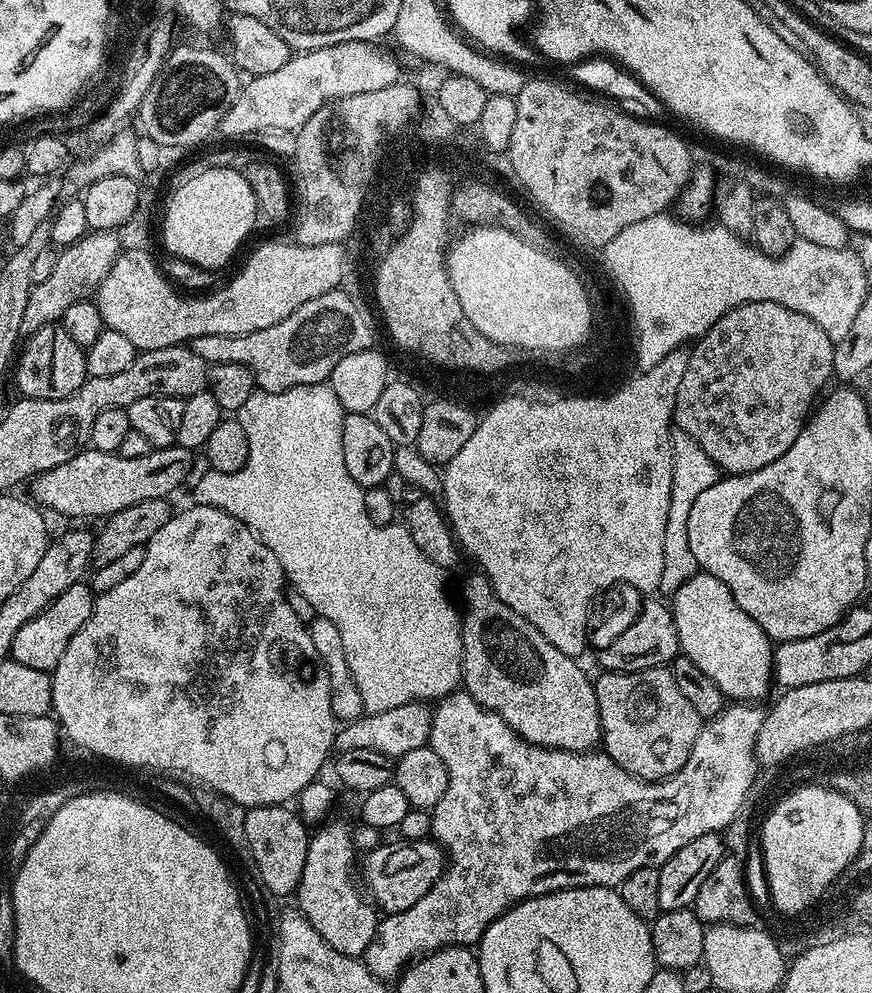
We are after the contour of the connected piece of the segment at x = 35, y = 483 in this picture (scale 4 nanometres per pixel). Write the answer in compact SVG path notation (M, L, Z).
M91 446L79 452L70 462L62 462L49 472L31 481L31 499L41 509L53 508L64 516L113 516L118 510L126 510L126 506L134 506L138 502L146 502L146 498L168 498L171 492L176 492L184 484L184 479L192 472L193 449L173 446L171 448L154 448L150 454L142 458L122 458L114 452L99 452Z

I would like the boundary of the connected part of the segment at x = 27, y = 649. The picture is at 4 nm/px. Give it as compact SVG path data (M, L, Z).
M88 582L75 584L70 586L70 590L66 590L66 594L58 594L58 598L54 598L54 602L50 602L50 606L42 610L42 614L30 618L30 622L26 622L22 630L18 630L17 636L14 637L11 659L22 662L22 666L51 673L52 669L58 666L58 658L62 658L70 638L74 638L74 634L82 630L82 622L90 618L95 601L92 585Z

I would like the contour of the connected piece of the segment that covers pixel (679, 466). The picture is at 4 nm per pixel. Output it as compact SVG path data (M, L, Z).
M673 427L672 430L672 489L670 490L670 514L666 514L666 538L662 545L662 582L659 591L671 594L698 571L696 559L690 550L690 538L688 537L688 519L690 518L690 506L694 506L694 498L702 494L702 490L710 490L716 481L721 479L722 473L716 467L714 461L686 434L681 428Z

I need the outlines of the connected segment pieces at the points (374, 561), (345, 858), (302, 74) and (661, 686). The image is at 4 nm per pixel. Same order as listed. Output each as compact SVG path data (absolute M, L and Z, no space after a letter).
M328 383L307 384L294 386L290 390L281 392L261 392L259 390L246 398L246 406L242 406L238 419L242 430L246 430L246 442L250 442L250 458L246 458L246 466L234 474L205 471L205 476L192 488L192 500L202 506L214 506L226 510L238 522L242 522L254 535L274 553L274 558L284 571L284 579L310 606L314 606L317 616L330 618L334 622L338 634L342 637L342 647L346 649L346 666L350 666L350 674L358 686L358 694L362 694L362 706L367 714L382 714L382 710L394 710L394 706L406 706L406 702L439 702L450 693L461 687L464 675L462 674L462 619L461 609L457 601L448 597L448 584L444 581L445 569L439 568L430 558L418 550L414 538L410 538L403 523L393 522L386 526L378 526L370 522L364 505L364 489L354 478L350 478L350 470L346 470L344 461L344 447L342 446L342 426L346 413L344 407L338 402L338 394Z
M325 823L311 833L306 854L306 866L302 870L300 885L295 890L298 911L322 934L322 938L338 954L363 957L366 946L376 933L378 912L373 901L352 881L351 864L356 860L356 848L352 845L352 832L344 824Z
M366 40L342 42L309 52L297 51L278 70L251 77L222 118L218 132L224 136L248 136L251 132L295 133L323 105L343 96L386 90L401 79L394 57Z
M671 667L637 672L605 672L595 677L603 751L639 780L664 780L686 766L702 727L702 717L678 690Z

